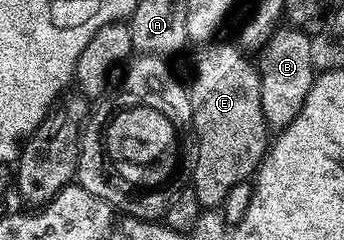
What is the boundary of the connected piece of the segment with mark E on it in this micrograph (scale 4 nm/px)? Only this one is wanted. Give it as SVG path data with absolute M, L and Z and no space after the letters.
M235 43L216 44L205 47L196 64L196 77L190 82L192 97L192 127L196 141L196 169L190 172L190 187L196 191L201 209L216 210L223 205L226 194L238 182L248 180L259 169L269 147L270 129L262 114L260 74L255 63L241 52Z

